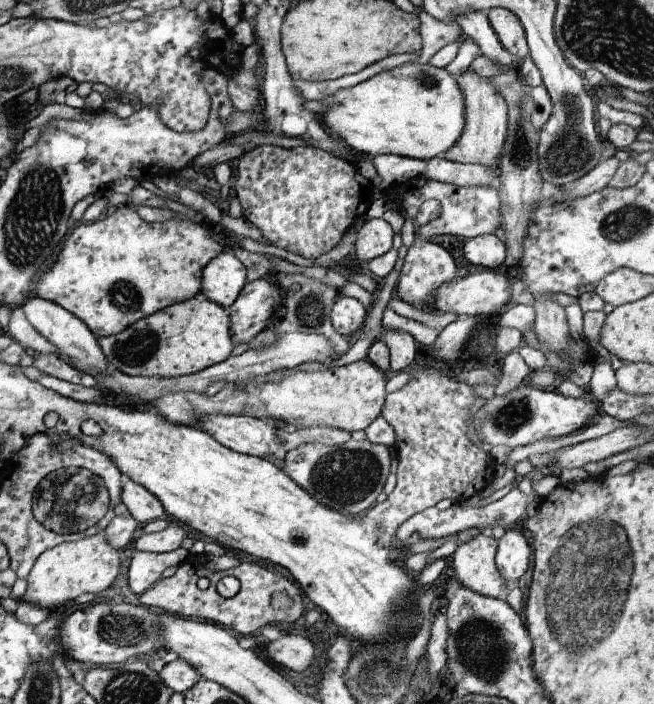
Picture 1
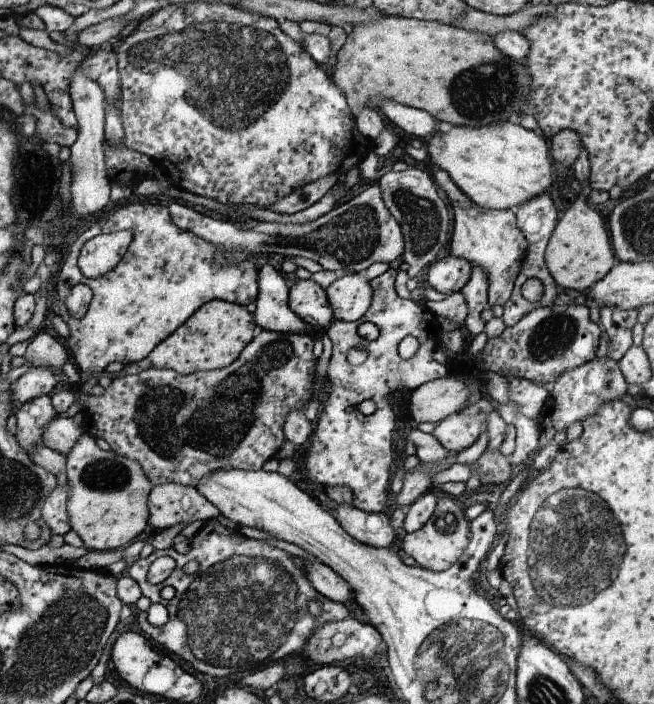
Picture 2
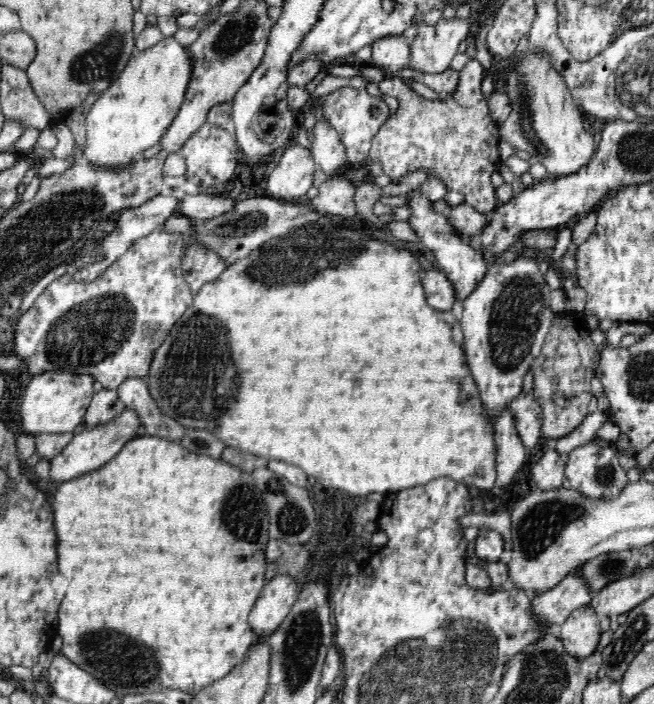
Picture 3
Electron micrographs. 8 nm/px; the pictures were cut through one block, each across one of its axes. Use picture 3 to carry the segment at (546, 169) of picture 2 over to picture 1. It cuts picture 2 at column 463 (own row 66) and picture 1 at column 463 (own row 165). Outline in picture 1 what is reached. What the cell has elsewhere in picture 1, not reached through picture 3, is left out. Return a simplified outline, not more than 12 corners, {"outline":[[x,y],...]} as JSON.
{"outline":[[414,62],[320,102],[368,156],[427,161],[465,130],[461,86]]}

